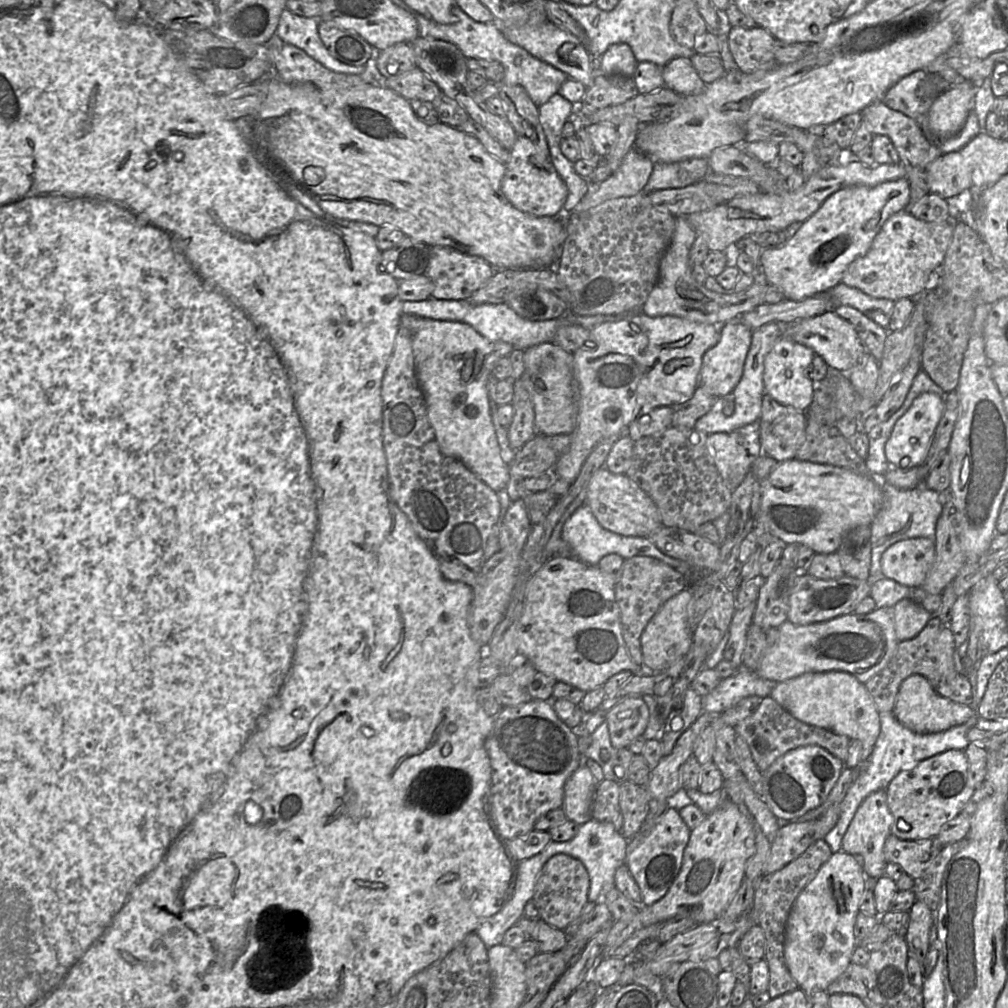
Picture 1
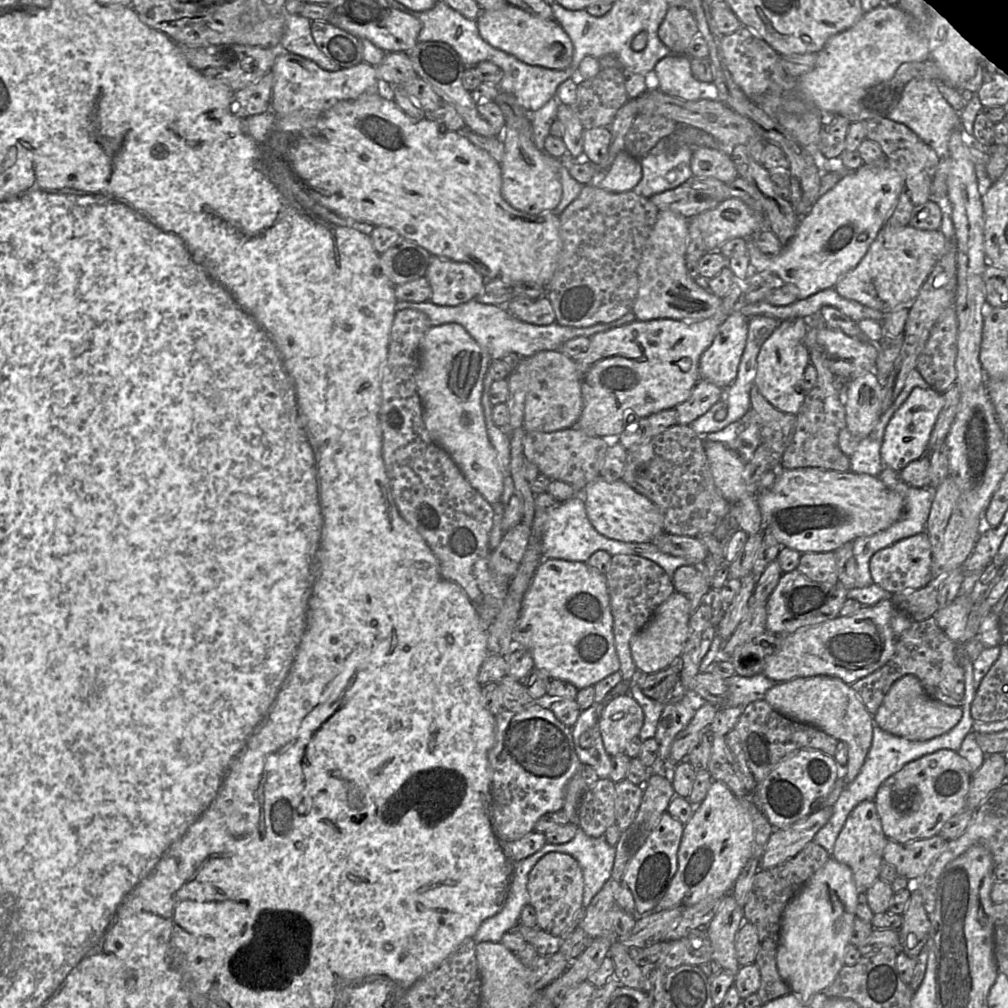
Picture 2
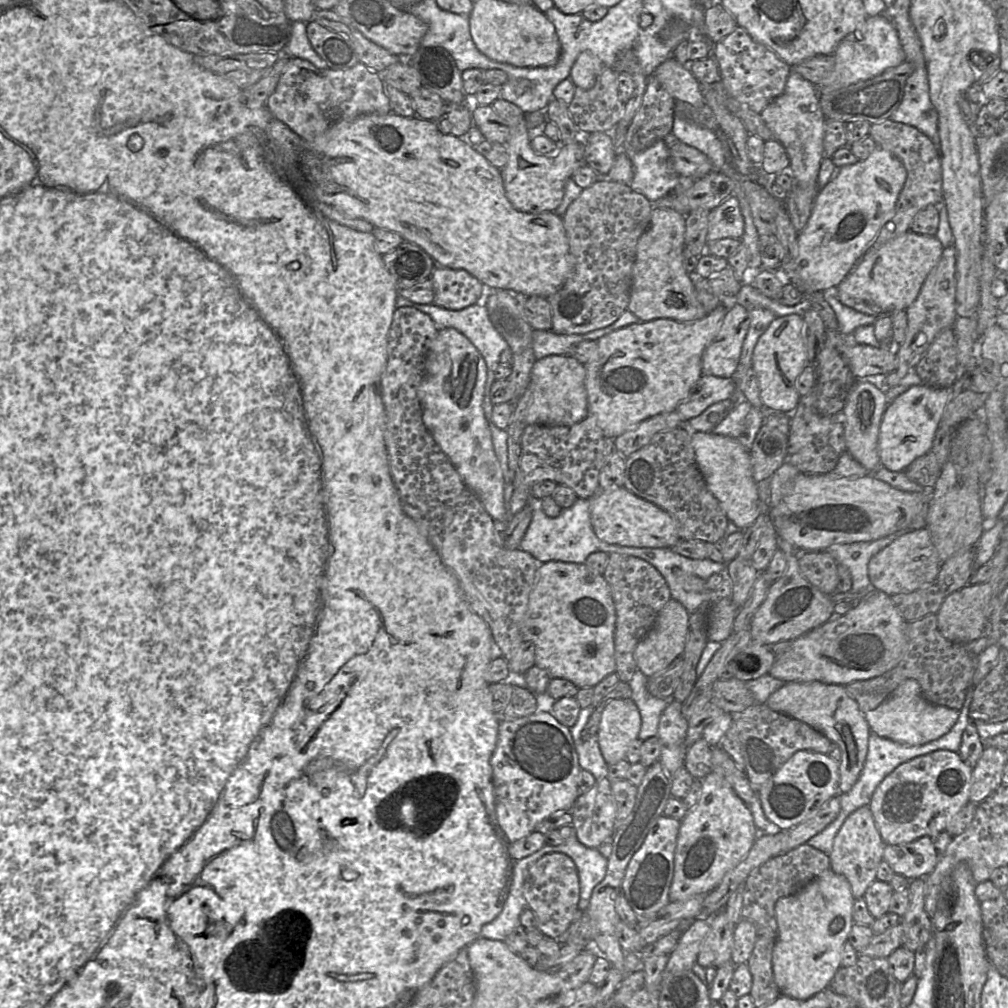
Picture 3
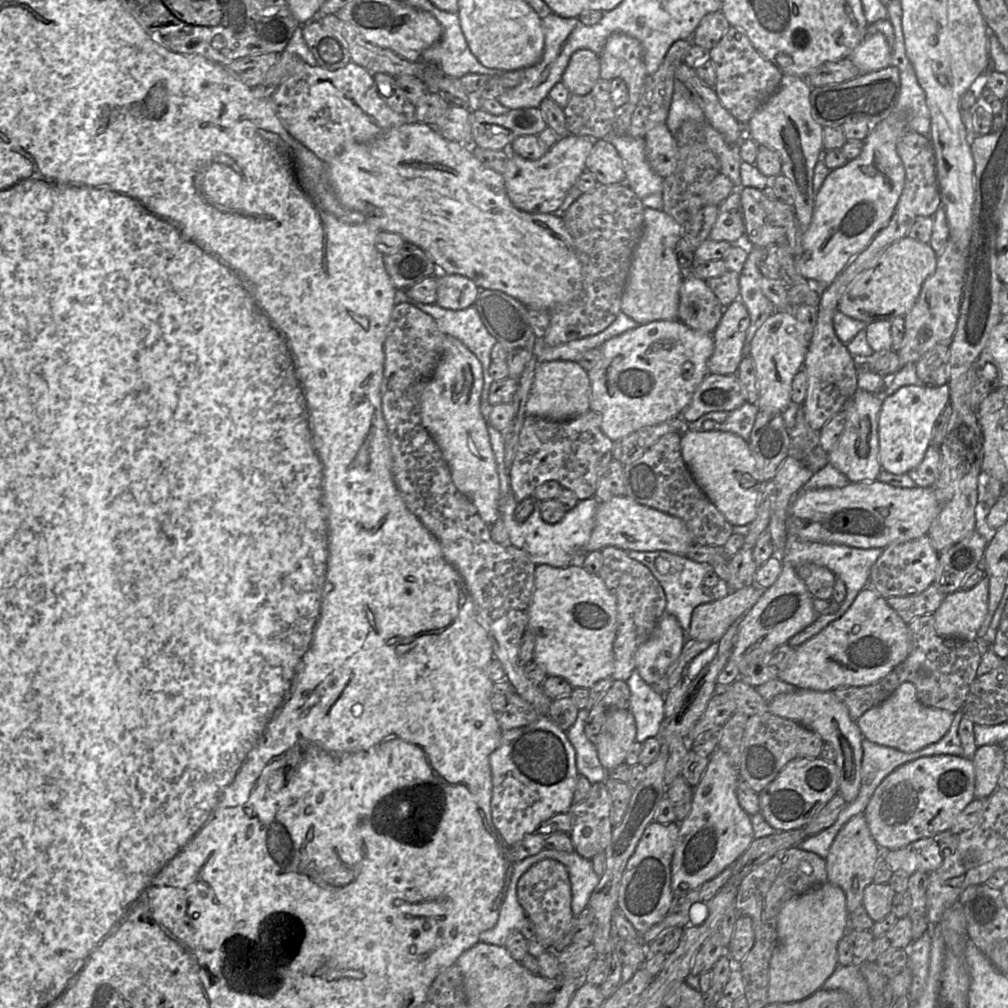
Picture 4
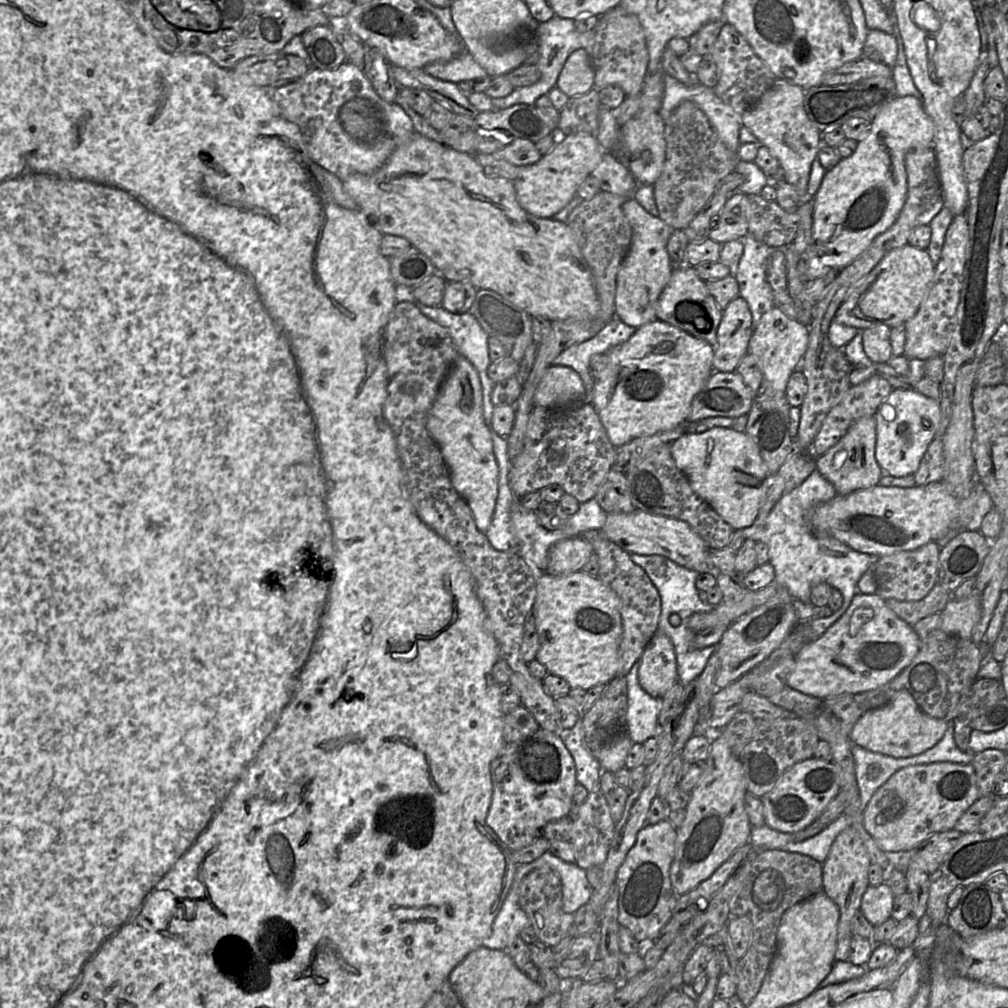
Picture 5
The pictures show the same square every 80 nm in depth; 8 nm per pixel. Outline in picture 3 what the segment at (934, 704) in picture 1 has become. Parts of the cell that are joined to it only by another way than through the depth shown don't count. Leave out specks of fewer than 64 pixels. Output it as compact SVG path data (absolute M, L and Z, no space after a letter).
M906 679L878 707L867 712L865 719L870 730L877 735L904 745L917 746L948 733L958 716L958 710L926 701L919 683L913 679Z

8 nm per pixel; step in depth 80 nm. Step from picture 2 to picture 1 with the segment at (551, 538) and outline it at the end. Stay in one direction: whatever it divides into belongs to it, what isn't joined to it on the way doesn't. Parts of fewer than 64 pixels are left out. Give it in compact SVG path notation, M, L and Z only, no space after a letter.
M587 504L580 506L564 523L561 538L568 547L572 557L589 565L597 566L602 557L607 554L617 554L624 559L634 556L647 556L658 559L676 569L681 560L662 553L647 537L622 536L604 529Z

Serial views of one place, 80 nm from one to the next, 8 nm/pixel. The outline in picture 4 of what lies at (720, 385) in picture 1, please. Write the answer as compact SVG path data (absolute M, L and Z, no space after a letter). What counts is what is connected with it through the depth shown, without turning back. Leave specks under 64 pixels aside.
M740 298L723 308L721 320L713 332L714 351L708 371L735 375L745 355L745 338L750 325L748 310Z

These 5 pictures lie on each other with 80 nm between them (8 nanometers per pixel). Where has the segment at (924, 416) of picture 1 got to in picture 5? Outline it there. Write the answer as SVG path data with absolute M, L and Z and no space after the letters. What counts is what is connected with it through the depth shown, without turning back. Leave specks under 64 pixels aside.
M892 389L874 415L876 425L875 459L884 474L893 477L914 475L940 425L940 401L914 389Z

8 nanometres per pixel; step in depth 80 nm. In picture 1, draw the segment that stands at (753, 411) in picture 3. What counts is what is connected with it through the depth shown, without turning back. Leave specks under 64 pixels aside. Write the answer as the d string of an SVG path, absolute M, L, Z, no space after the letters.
M760 421L742 426L732 432L708 434L706 445L724 484L733 492L744 480L752 463L762 454Z

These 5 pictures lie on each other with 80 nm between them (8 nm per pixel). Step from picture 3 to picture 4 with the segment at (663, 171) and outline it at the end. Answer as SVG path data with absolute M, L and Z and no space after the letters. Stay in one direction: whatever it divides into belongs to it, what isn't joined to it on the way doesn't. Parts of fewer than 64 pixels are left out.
M612 133L608 139L623 162L625 183L633 192L640 199L657 192L662 193L664 178L651 168L646 157L644 138L635 138L628 134L617 136Z

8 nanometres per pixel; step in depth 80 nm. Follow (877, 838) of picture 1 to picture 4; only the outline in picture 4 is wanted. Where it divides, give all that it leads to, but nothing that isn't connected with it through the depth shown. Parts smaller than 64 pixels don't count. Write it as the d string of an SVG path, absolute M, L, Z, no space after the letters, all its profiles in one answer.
M864 813L853 816L836 835L826 859L828 882L839 886L846 895L849 914L862 903L865 888L873 882L883 850L875 842Z

